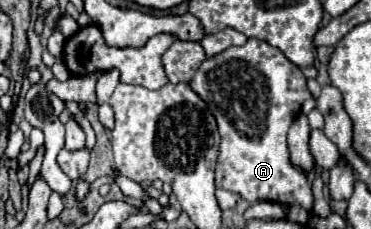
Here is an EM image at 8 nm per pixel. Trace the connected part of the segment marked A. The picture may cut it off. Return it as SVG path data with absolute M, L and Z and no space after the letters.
M247 39L247 43L241 47L231 47L223 53L217 53L215 57L207 57L197 69L195 77L189 81L189 85L211 109L221 135L219 157L215 165L215 187L239 193L249 203L267 199L279 205L299 205L309 211L313 207L311 185L305 173L297 171L291 165L287 151L287 131L293 119L301 113L303 101L311 97L301 69L269 43Z

